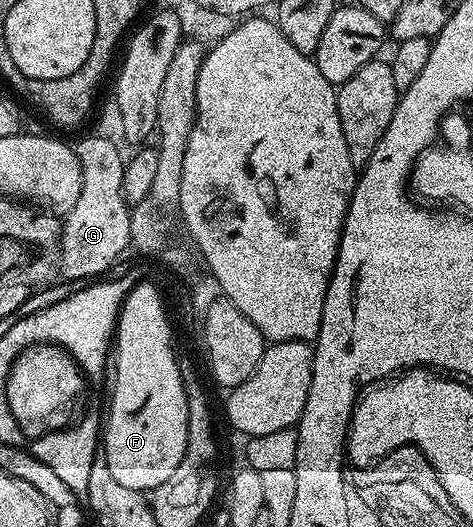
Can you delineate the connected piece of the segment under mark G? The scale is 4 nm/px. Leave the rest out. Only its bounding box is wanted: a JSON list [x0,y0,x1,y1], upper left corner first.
[59,136,132,282]

